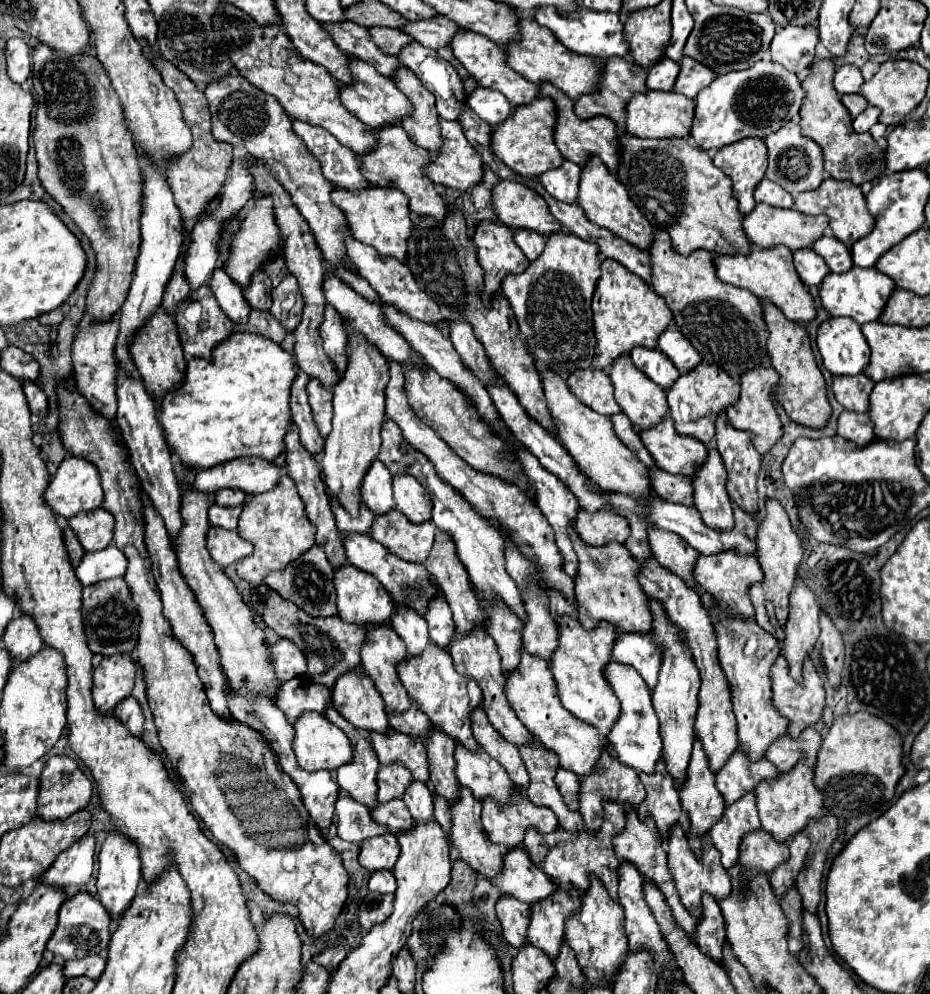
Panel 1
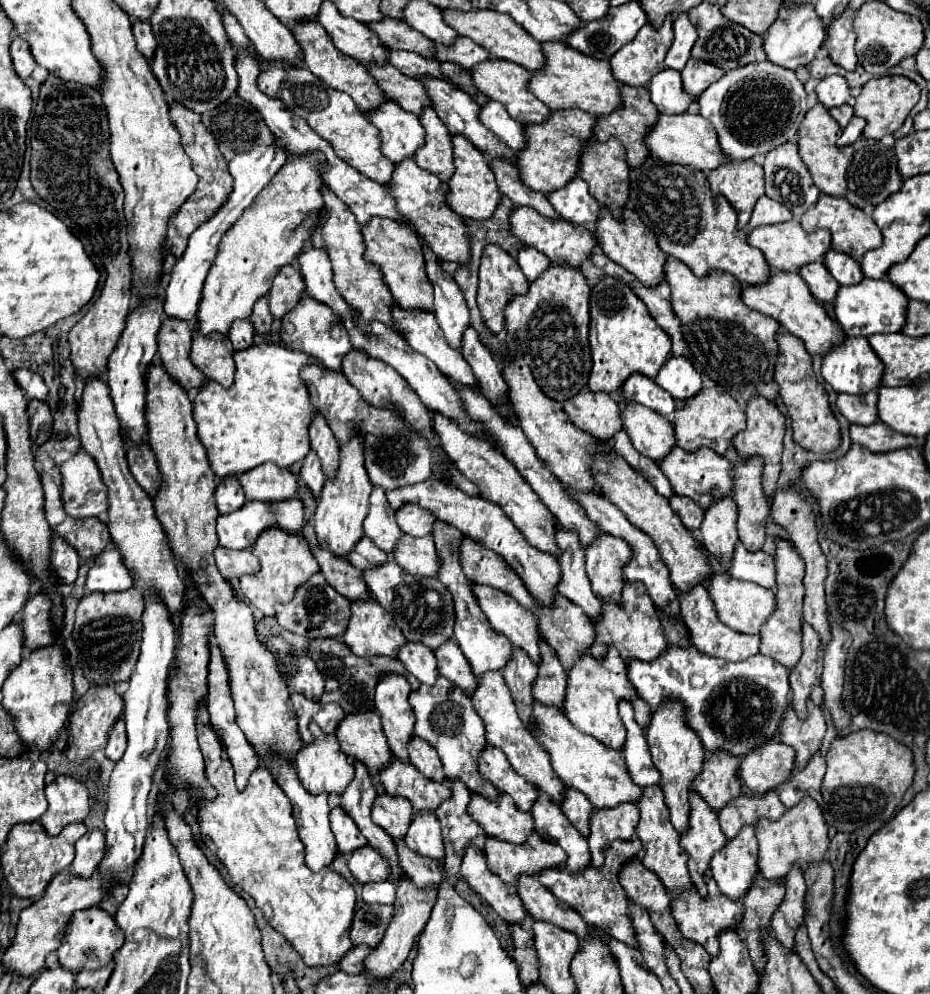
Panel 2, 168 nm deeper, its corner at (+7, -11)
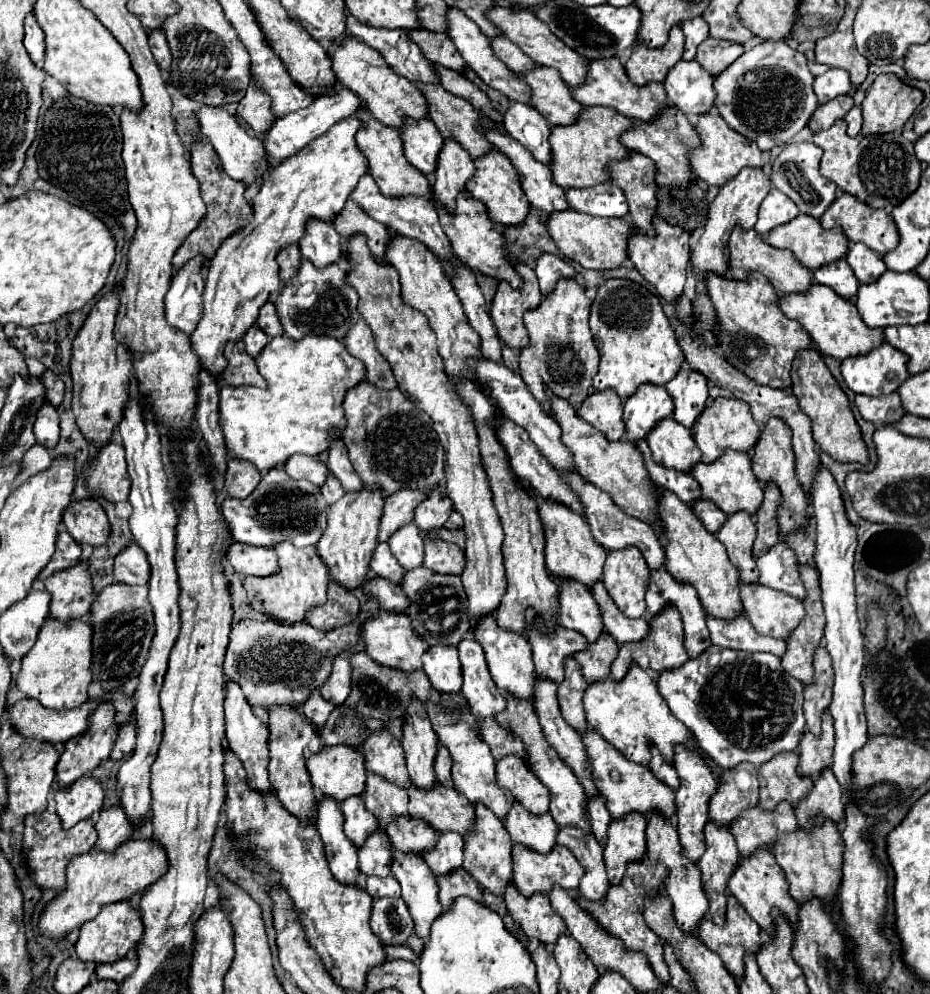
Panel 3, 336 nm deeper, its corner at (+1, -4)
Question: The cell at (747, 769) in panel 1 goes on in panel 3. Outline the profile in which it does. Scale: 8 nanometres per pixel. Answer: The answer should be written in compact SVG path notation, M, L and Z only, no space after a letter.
M781 802L775 812L767 812L761 808L747 810L747 814L743 814L743 818L739 818L735 826L731 826L731 834L735 836L743 858L749 858L761 846L767 848L775 846L781 834L795 830L797 830L797 818L789 802Z

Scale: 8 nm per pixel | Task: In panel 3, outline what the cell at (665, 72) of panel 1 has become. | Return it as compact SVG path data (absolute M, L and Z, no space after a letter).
M679 60L665 78L669 102L683 114L707 114L715 104L715 76L709 74L697 60Z

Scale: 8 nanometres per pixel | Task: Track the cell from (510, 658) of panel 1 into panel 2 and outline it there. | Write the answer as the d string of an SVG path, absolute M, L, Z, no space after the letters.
M515 647L511 653L511 659L507 661L501 673L511 691L511 697L515 699L521 721L529 721L529 705L533 703L529 689L531 689L533 677L537 677L537 665L527 657L525 651Z

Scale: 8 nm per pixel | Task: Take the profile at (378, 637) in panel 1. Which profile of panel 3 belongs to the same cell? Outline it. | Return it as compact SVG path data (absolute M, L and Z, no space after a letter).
M411 698L407 706L401 744L405 750L407 770L413 786L431 790L437 784L433 762L437 758L439 740L431 728L425 706L415 698Z

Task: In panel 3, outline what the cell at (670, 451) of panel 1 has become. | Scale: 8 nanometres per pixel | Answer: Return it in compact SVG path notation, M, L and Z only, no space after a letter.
M727 450L727 454L723 454L723 458L715 460L713 464L699 462L699 466L695 466L695 470L691 470L691 476L703 486L703 498L715 502L727 516L731 516L735 512L747 512L753 516L763 502L763 486L751 470L749 454Z

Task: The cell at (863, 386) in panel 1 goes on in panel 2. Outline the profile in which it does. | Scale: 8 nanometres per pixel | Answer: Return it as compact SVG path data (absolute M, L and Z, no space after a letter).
M869 391L861 395L839 393L837 409L849 423L871 425L877 421L877 391Z

